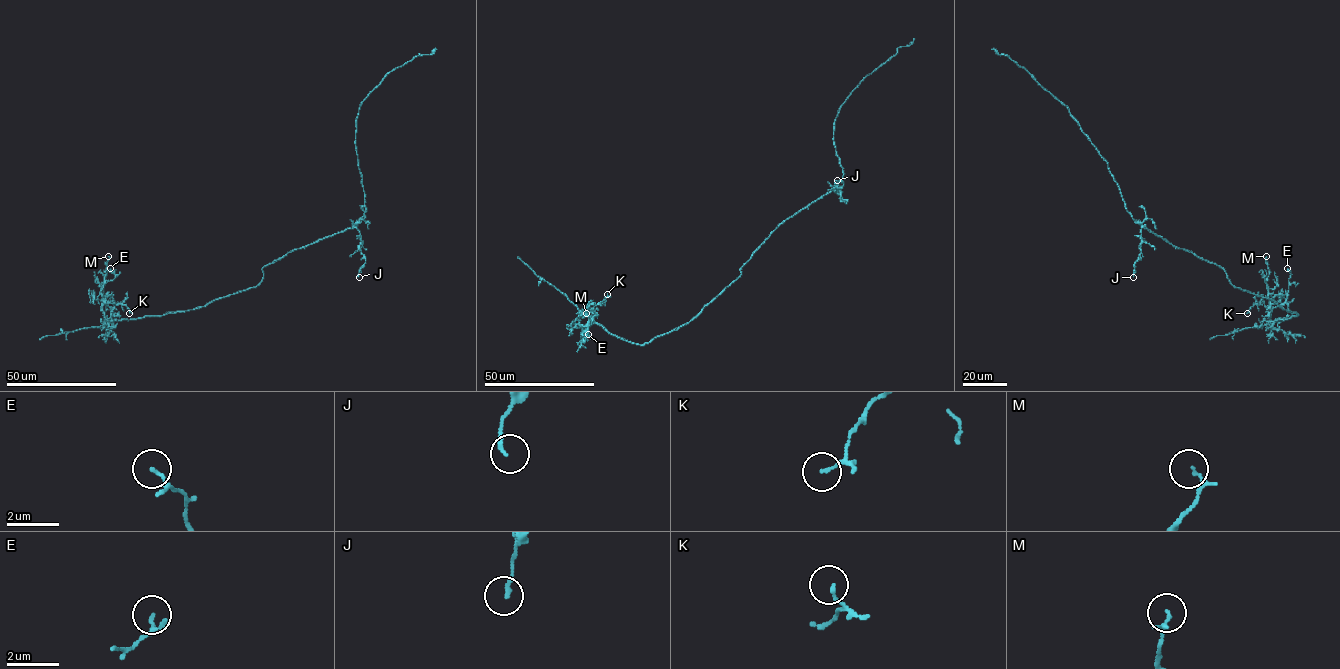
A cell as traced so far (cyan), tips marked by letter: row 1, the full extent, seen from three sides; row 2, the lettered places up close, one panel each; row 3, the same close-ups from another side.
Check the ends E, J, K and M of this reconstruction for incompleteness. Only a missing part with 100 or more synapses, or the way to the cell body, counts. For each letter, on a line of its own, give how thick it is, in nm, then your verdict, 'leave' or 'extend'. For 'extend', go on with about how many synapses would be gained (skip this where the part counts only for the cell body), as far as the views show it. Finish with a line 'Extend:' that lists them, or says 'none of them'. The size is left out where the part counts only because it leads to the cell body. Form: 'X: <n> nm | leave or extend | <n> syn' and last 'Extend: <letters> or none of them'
E: 90 nm | leave
J: 120 nm | leave
K: 80 nm | leave
M: 140 nm | leave
Extend: none of them

